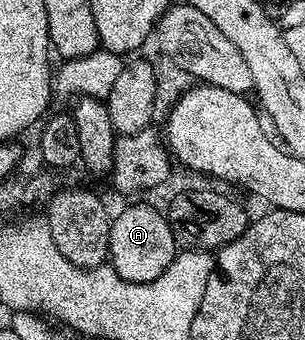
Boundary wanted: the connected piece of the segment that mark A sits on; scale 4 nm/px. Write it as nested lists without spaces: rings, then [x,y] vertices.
[[[132,203],[125,211],[120,211],[117,215],[115,212],[114,218],[112,219],[112,228],[110,229],[108,257],[110,265],[118,273],[118,277],[122,277],[131,283],[154,281],[154,277],[162,277],[162,273],[166,273],[170,261],[174,261],[177,253],[178,248],[174,241],[174,233],[168,224],[167,214],[161,208],[159,211],[158,208],[151,207],[148,203]]]

